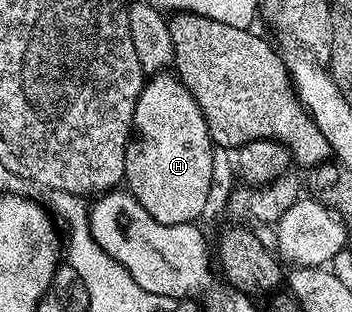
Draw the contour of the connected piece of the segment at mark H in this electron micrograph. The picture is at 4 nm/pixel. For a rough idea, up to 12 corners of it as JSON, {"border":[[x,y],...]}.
{"border":[[151,75],[125,187],[165,224],[210,200],[216,145],[177,75]]}

